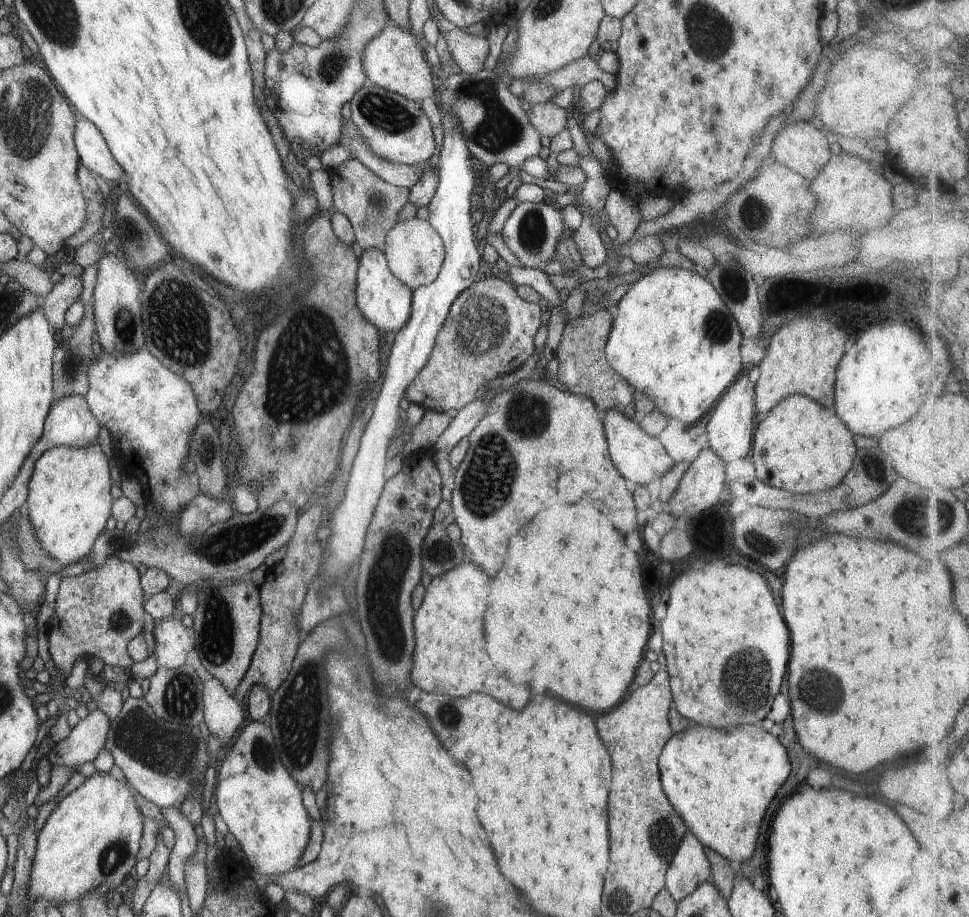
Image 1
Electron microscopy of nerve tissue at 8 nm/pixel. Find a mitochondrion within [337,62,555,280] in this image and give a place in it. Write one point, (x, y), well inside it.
(500, 130)

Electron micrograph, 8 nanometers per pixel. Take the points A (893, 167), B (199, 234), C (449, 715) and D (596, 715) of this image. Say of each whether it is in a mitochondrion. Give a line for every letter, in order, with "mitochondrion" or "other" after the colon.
A: other
B: other
C: mitochondrion
D: other

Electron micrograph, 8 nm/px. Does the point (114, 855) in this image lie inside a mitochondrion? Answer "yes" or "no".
yes

